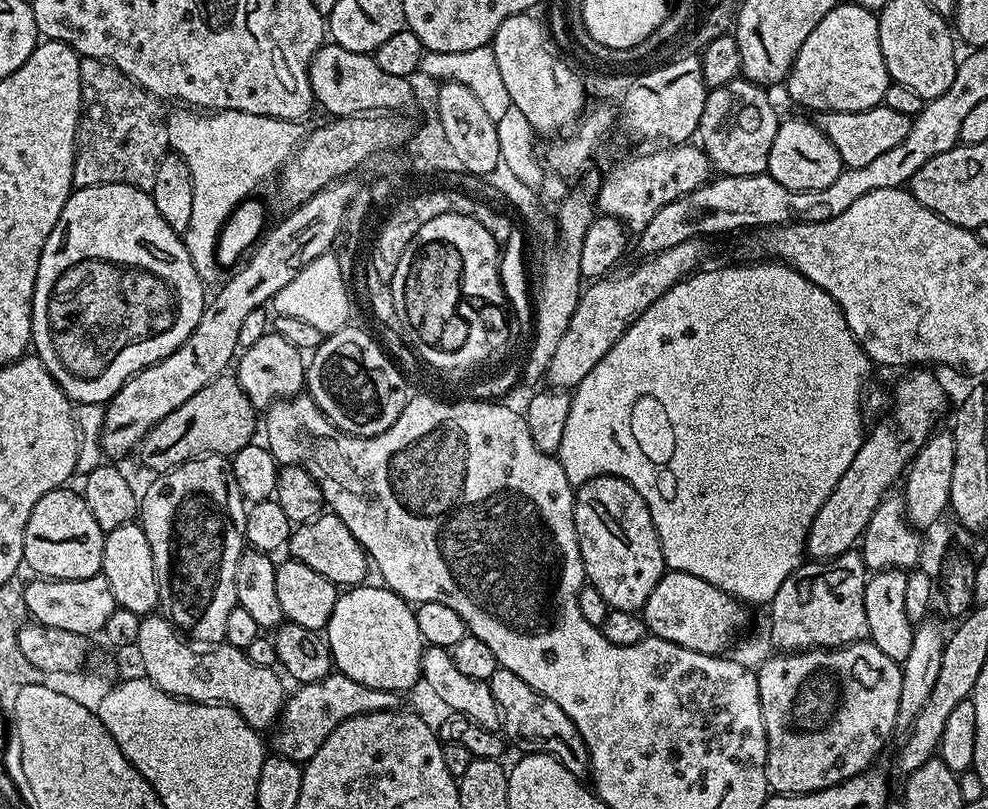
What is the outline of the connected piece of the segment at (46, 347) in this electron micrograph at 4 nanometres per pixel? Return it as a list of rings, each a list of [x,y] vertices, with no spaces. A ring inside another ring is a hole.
[[[99,184],[89,188],[77,188],[69,196],[66,206],[62,206],[62,214],[50,230],[50,238],[46,238],[46,246],[40,255],[38,262],[38,274],[34,286],[34,298],[32,299],[32,344],[35,355],[50,370],[54,382],[62,386],[62,390],[69,400],[76,404],[103,404],[107,405],[112,395],[125,384],[136,372],[141,372],[151,364],[158,363],[166,358],[186,338],[190,338],[192,331],[198,326],[198,318],[202,318],[206,295],[204,296],[205,281],[201,280],[194,262],[184,245],[181,233],[170,230],[166,222],[162,222],[162,214],[158,214],[158,206],[154,206],[151,195],[129,184]]]

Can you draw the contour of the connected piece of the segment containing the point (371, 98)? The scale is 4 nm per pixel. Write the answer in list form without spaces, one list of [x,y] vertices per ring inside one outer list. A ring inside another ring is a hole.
[[[331,42],[321,44],[310,62],[308,73],[313,101],[319,107],[321,104],[332,118],[365,114],[404,114],[416,100],[416,92],[412,89],[413,81],[409,77],[386,74],[386,70],[378,66],[375,55],[346,50],[346,46]]]

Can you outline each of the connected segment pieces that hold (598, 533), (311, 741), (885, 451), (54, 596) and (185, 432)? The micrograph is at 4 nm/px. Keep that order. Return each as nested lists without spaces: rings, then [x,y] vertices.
[[[596,476],[579,485],[574,495],[574,522],[587,583],[606,598],[609,609],[639,613],[666,571],[660,539],[642,494],[617,476]]]
[[[337,671],[318,682],[301,684],[295,690],[297,692],[293,696],[291,693],[285,699],[284,711],[274,732],[277,732],[275,751],[297,762],[307,762],[311,756],[318,754],[318,746],[322,746],[322,742],[326,742],[326,738],[342,726],[342,722],[362,714],[390,712],[401,707],[401,697],[397,693],[362,686],[362,682],[354,682],[354,678],[346,678]]]
[[[908,370],[903,373],[904,376],[896,384],[896,393],[892,398],[892,416],[884,420],[881,424],[871,425],[870,431],[864,437],[864,444],[854,454],[854,462],[850,462],[850,467],[846,469],[846,474],[838,481],[838,486],[822,502],[822,510],[814,514],[814,522],[808,531],[808,543],[806,552],[813,561],[833,560],[842,554],[853,551],[861,543],[866,526],[870,518],[874,518],[874,510],[878,510],[880,503],[884,501],[885,496],[893,491],[896,483],[901,483],[906,469],[911,464],[914,457],[920,453],[928,437],[933,435],[937,427],[936,419],[944,412],[944,388],[940,385],[940,380],[935,376],[932,370]]]
[[[104,575],[91,576],[81,580],[45,580],[32,578],[25,583],[26,606],[29,617],[37,624],[45,624],[75,634],[91,637],[92,632],[103,633],[106,618],[117,608],[110,582]]]
[[[225,374],[214,378],[214,382],[202,386],[202,390],[198,390],[198,394],[194,394],[194,398],[189,398],[187,402],[182,402],[182,406],[178,406],[178,410],[166,414],[166,418],[159,420],[146,433],[144,439],[140,441],[138,453],[140,452],[141,462],[146,467],[153,468],[153,473],[163,474],[169,468],[177,468],[178,465],[184,464],[188,460],[194,460],[198,456],[222,456],[231,458],[235,456],[238,450],[242,450],[242,446],[253,443],[255,436],[252,435],[255,432],[257,435],[257,409],[252,407],[250,398],[246,398],[246,394],[240,389],[240,383],[236,381],[235,375]]]

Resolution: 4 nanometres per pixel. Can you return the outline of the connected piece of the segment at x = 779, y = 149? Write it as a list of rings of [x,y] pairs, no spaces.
[[[781,119],[778,126],[778,134],[774,134],[774,146],[770,146],[770,158],[768,159],[768,175],[774,178],[774,182],[782,182],[790,190],[822,190],[838,178],[842,171],[840,155],[834,150],[834,142],[822,134],[822,130],[811,119],[809,120],[787,120]]]

